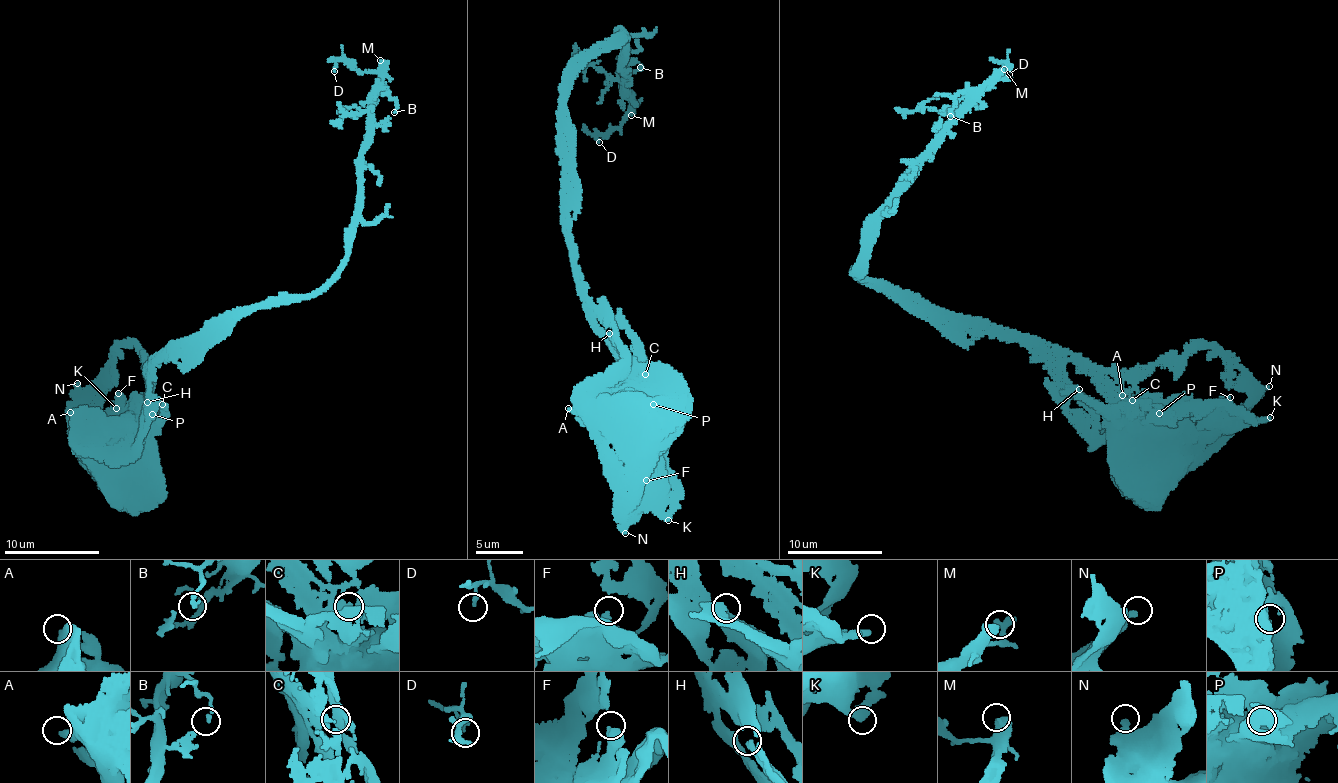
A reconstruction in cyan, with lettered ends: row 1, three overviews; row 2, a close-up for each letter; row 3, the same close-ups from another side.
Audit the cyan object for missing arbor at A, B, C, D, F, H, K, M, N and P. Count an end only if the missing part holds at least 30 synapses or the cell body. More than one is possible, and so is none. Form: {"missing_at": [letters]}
{"missing_at": ["M"]}

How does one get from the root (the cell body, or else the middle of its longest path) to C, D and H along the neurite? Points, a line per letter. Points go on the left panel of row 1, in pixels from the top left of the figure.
C: (122, 466), (113, 481), (109, 472), (161, 415), (162, 404)
D: (122, 466), (106, 471), (146, 423), (161, 357), (316, 293), (344, 262), (379, 81), (342, 60), (334, 71)
H: (122, 466), (112, 479), (106, 471), (107, 465), (116, 458), (118, 449), (142, 430), (149, 416), (147, 402)

